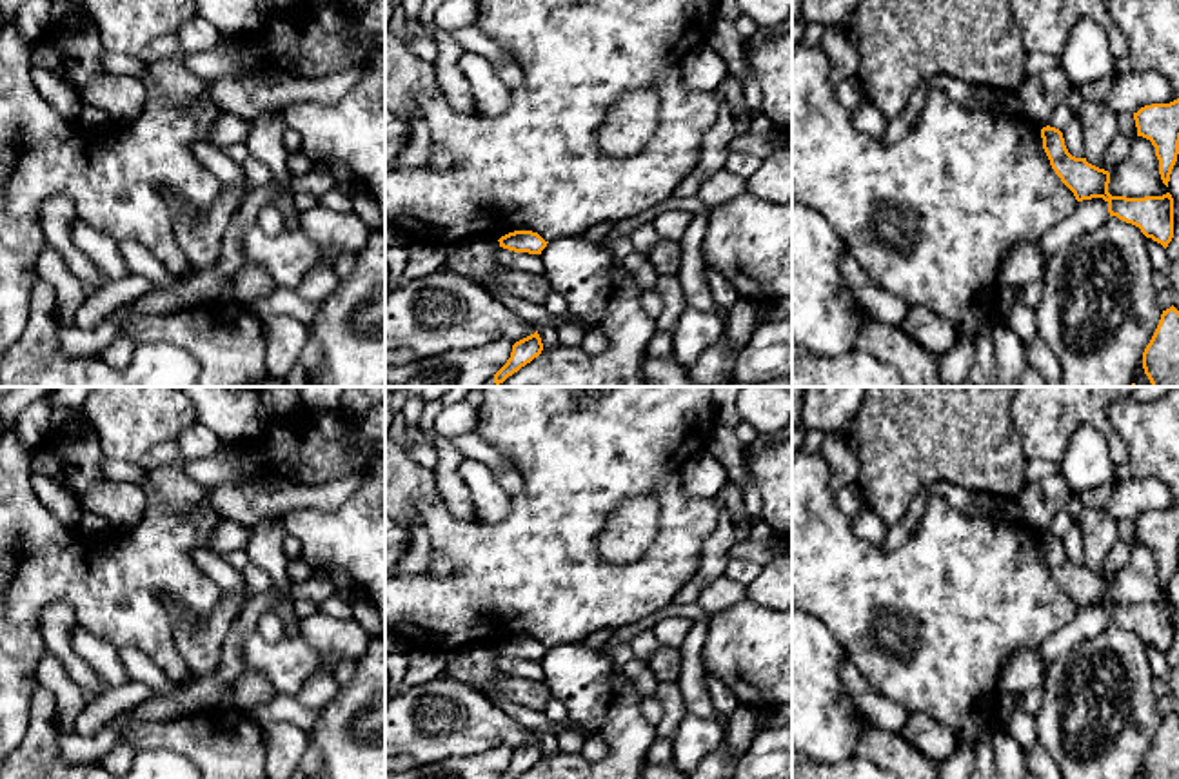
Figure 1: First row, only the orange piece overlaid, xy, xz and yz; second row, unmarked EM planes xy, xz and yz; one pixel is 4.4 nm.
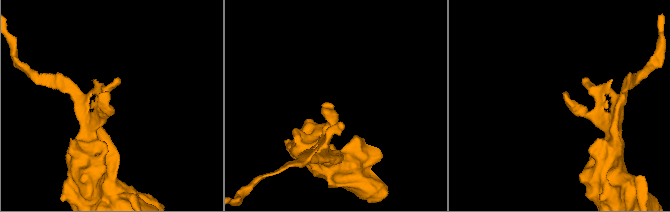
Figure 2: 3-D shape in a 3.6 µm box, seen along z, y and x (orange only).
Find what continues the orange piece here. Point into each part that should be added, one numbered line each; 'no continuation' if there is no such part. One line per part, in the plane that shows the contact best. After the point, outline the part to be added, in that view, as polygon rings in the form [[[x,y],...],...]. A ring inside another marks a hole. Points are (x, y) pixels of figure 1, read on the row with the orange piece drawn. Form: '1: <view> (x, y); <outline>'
no continuation

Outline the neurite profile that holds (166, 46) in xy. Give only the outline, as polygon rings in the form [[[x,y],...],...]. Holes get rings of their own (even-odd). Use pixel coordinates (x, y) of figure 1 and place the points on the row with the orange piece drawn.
[[[176,33],[163,35],[156,38],[153,44],[149,44],[138,58],[145,64],[151,65],[156,60],[169,58],[178,53],[178,36]]]

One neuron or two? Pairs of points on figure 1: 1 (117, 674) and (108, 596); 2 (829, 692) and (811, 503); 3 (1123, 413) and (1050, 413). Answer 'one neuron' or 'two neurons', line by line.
1: two neurons
2: two neurons
3: two neurons

